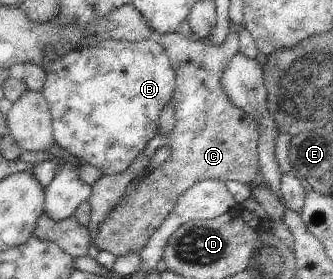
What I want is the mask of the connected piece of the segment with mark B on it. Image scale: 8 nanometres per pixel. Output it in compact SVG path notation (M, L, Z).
M156 37L135 42L109 39L109 41L103 41L99 45L93 45L93 47L85 47L81 43L81 45L77 46L77 49L62 53L59 57L55 57L52 62L45 63L42 68L45 69L45 75L47 75L42 94L47 100L47 103L49 103L52 113L53 139L57 150L65 150L70 155L79 158L83 164L92 165L93 167L97 167L97 169L101 169L101 173L104 176L123 173L123 171L127 171L133 165L133 161L137 161L137 157L145 151L148 143L157 135L159 131L160 113L163 111L163 107L172 101L172 93L176 86L176 75L169 56Z

